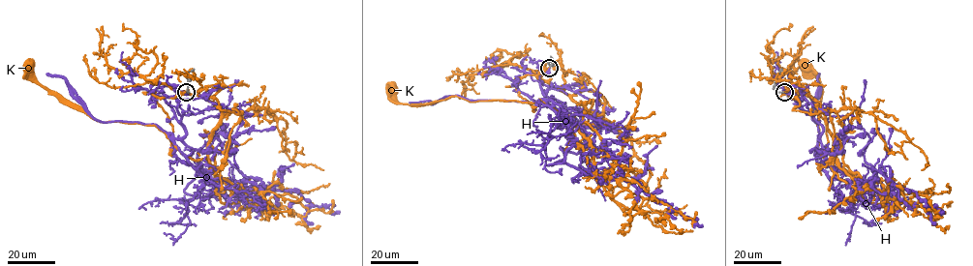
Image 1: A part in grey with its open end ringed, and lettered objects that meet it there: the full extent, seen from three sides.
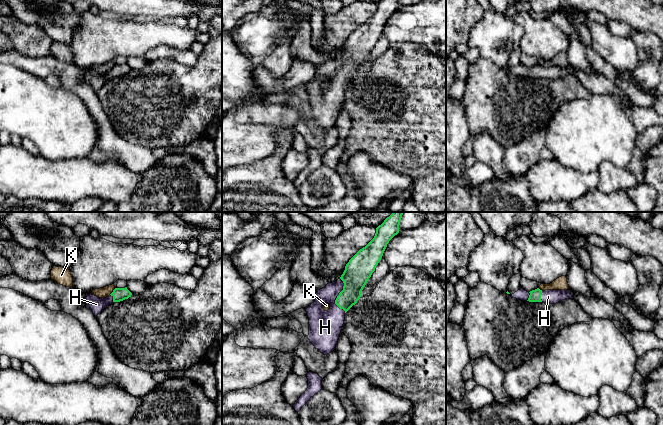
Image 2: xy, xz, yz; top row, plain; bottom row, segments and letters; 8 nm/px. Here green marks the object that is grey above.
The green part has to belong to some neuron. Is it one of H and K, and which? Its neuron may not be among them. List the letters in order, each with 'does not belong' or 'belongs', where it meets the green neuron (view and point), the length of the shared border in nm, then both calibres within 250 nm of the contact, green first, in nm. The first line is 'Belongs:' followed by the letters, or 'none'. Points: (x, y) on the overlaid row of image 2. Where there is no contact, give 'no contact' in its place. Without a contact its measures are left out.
Belongs: H
H: belongs; meets green in xz at (336, 298); contact 260 nm long; 200 nm thick on the green side, 260 nm on the other
K: does not belong; meets green in xy at (113, 291); contact 80 nm long; 110 nm thick on the green side, 80 nm on the other

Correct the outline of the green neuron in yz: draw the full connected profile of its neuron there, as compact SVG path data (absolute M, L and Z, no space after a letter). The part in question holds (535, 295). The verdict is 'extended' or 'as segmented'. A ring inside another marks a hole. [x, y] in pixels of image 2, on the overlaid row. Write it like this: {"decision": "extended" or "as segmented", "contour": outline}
{"decision": "extended", "contour": "M520 288L517 292L512 294L512 297L522 301L542 302L548 304L556 304L565 299L573 299L568 289L542 291L539 288L530 292Z"}

